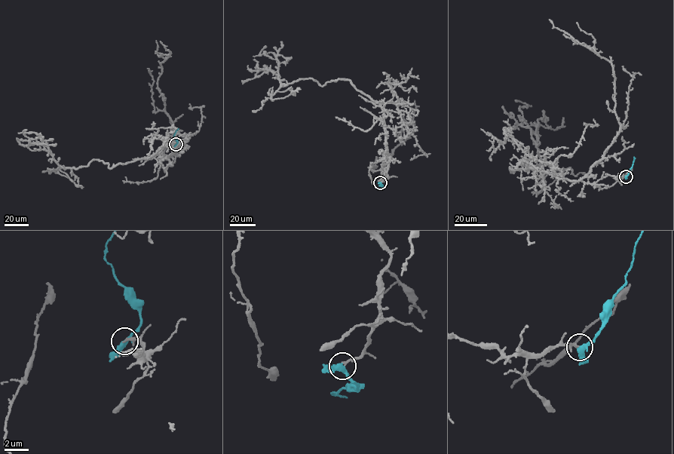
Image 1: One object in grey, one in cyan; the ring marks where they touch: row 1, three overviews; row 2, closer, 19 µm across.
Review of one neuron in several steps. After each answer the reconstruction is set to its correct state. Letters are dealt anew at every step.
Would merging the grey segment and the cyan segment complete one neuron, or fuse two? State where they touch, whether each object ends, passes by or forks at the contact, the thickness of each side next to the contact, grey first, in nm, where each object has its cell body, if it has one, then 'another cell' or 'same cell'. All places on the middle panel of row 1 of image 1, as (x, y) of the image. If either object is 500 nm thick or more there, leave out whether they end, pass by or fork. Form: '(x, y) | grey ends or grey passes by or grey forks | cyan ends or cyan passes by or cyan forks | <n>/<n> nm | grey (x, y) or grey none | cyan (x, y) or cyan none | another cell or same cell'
(380, 182) | grey passes by | cyan passes by | 130/360 nm | grey none | cyan none | same cell

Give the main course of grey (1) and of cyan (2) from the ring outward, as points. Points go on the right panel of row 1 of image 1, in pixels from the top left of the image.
1: (625, 176), (592, 183), (510, 167), (527, 159), (522, 166), (561, 173), (539, 193), (542, 179)
2: (625, 176), (632, 166), (634, 157)

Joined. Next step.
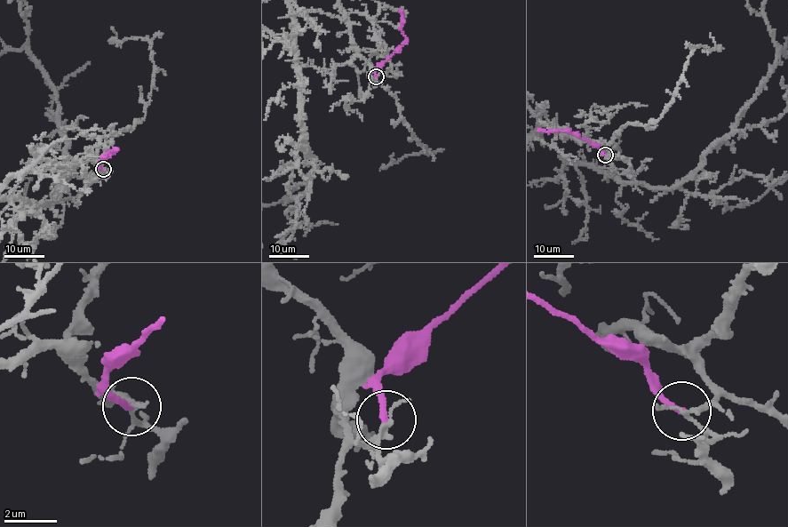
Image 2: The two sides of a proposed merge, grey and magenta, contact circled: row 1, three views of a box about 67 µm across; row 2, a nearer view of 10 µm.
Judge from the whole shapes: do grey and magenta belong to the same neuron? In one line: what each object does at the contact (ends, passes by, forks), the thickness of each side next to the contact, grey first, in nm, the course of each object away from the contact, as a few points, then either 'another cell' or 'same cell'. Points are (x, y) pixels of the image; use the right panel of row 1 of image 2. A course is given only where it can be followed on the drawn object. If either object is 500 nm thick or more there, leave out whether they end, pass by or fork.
grey forks; magenta ends; calibres 150 and 240 nm; course grey (604, 154), (554, 126), (538, 130), (563, 159), (672, 187), (733, 130), (776, 51); course magenta (604, 155), (578, 136), (537, 128); another cell

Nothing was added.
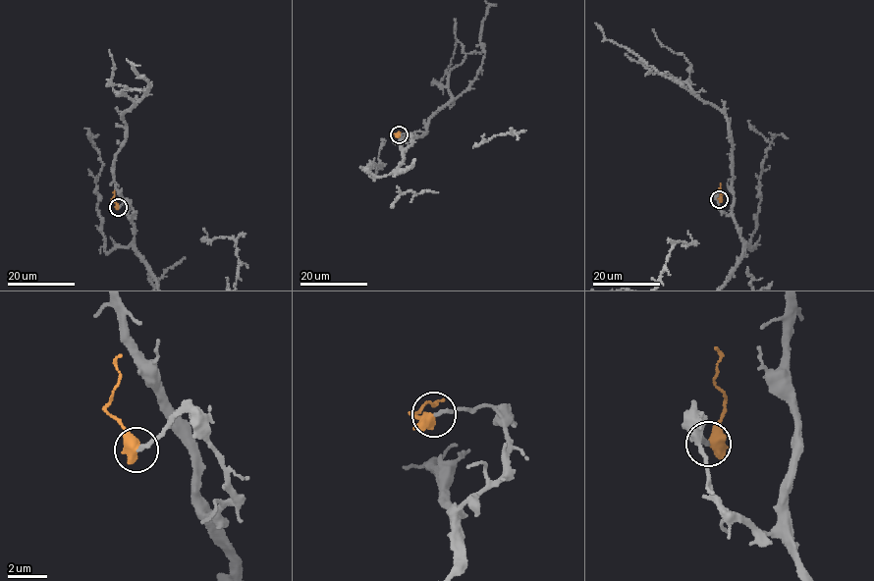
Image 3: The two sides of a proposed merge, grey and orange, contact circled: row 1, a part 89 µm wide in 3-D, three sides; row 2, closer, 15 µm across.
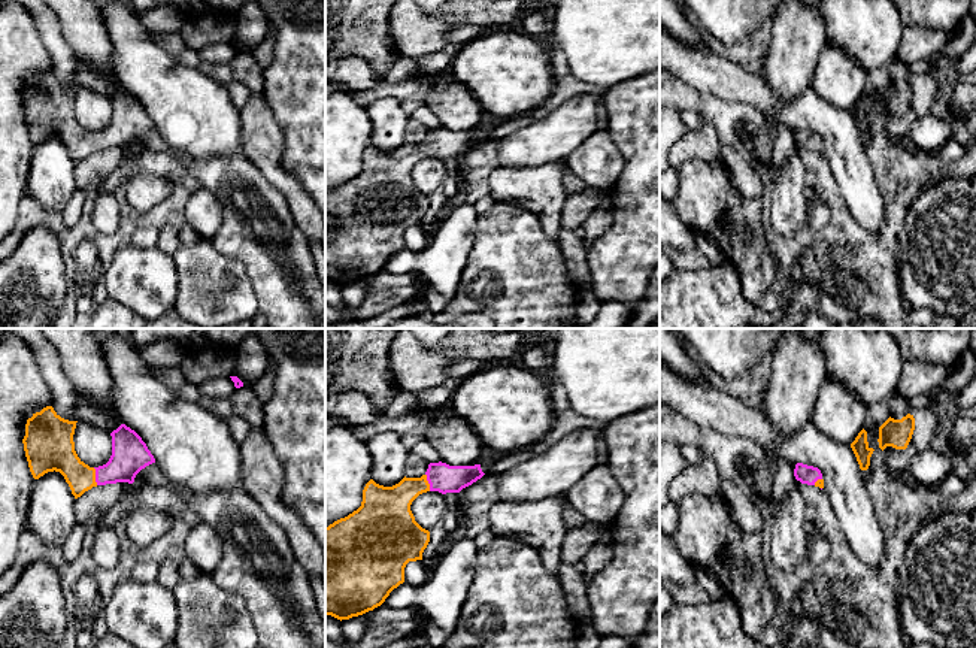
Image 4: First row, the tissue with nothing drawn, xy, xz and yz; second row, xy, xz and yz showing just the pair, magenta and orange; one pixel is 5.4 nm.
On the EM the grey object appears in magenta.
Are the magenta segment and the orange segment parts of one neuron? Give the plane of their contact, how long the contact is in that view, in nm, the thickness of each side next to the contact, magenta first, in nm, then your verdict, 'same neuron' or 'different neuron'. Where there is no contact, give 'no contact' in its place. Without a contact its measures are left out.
xy | 100 nm | 200/190 nm | same neuron

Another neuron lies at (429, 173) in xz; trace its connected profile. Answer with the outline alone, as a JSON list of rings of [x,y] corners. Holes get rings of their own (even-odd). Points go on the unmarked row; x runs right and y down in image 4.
[[[439,157],[422,158],[410,170],[415,187],[425,196],[442,187],[446,175],[445,163]]]

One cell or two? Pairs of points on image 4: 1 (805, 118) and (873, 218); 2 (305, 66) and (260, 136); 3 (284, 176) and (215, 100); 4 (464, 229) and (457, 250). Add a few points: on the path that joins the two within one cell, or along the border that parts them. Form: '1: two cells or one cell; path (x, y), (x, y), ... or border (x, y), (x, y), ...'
1: one cell; path (831, 138), (843, 150), (860, 191)
2: two cells; border (261, 94), (282, 133), (282, 148)
3: two cells; border (239, 111), (244, 154)
4: one cell; path (460, 233), (457, 245)

